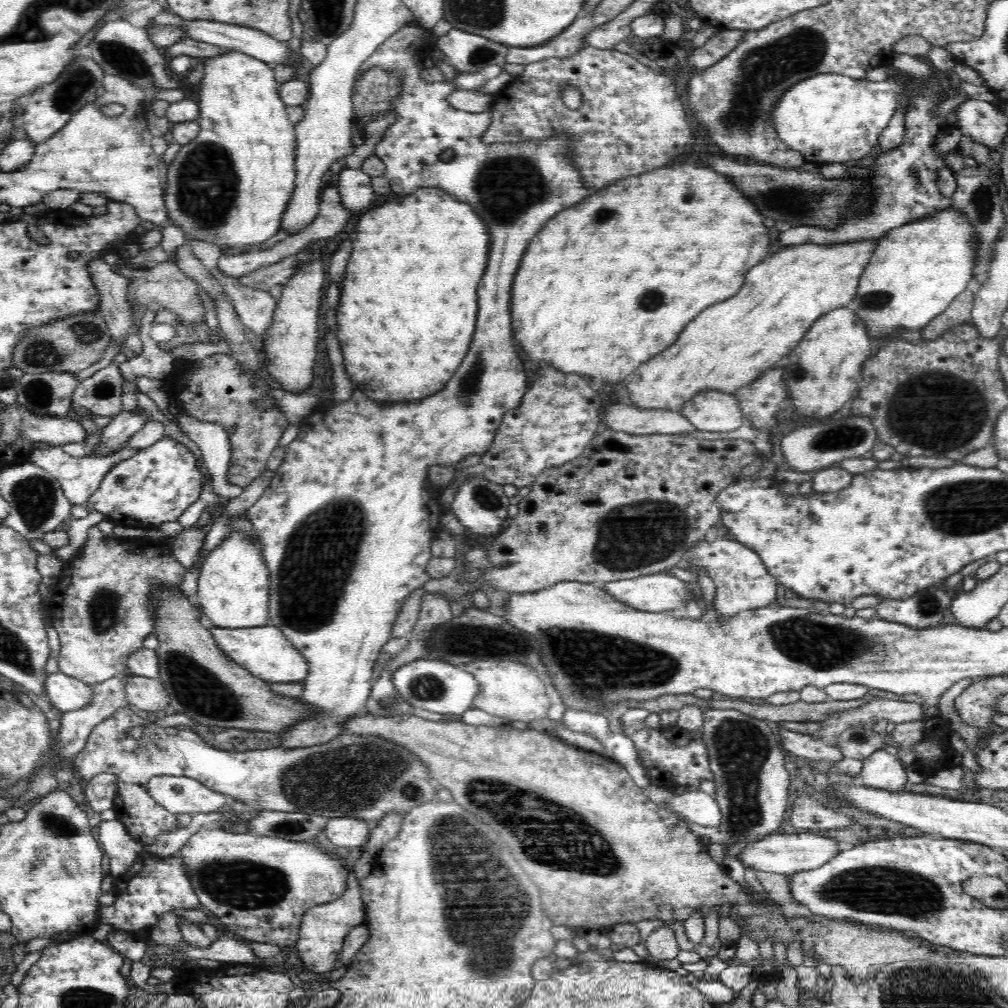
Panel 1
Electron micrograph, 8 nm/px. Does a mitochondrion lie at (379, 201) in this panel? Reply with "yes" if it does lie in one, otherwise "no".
no

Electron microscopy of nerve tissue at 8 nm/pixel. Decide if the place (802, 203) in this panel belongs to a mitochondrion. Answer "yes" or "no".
yes

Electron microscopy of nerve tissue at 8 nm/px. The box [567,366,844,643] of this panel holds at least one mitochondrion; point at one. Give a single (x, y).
(640, 534)

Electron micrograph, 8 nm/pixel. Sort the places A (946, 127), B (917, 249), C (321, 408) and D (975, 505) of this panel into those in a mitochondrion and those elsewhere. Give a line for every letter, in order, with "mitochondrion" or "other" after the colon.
A: other
B: other
C: other
D: mitochondrion

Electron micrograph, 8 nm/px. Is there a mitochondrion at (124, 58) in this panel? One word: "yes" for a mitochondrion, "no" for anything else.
yes

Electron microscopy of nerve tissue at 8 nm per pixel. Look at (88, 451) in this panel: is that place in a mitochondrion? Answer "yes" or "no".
no

